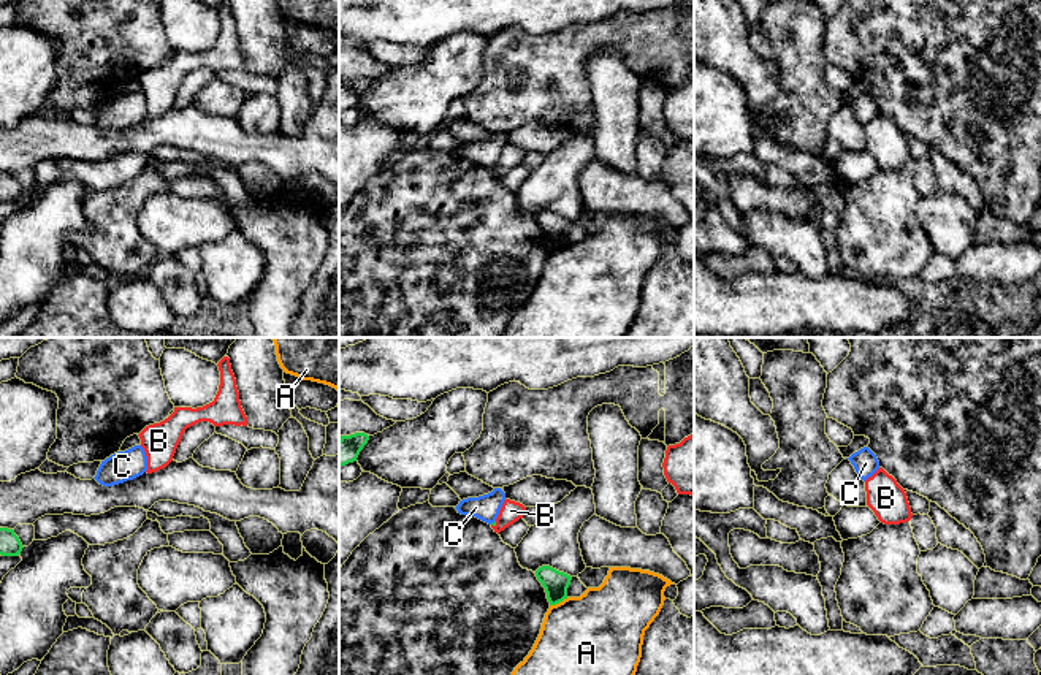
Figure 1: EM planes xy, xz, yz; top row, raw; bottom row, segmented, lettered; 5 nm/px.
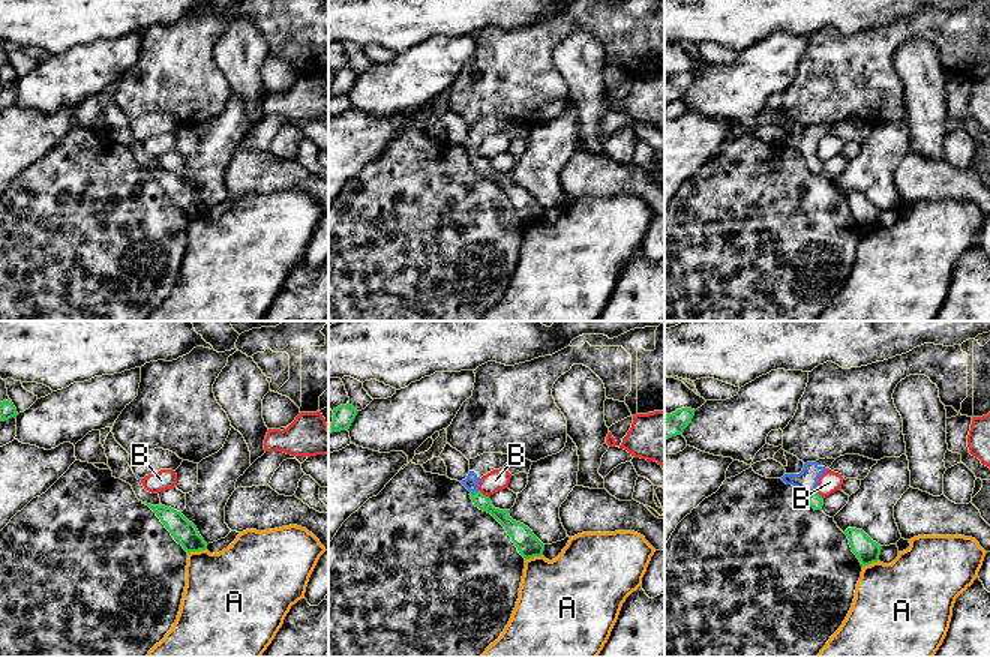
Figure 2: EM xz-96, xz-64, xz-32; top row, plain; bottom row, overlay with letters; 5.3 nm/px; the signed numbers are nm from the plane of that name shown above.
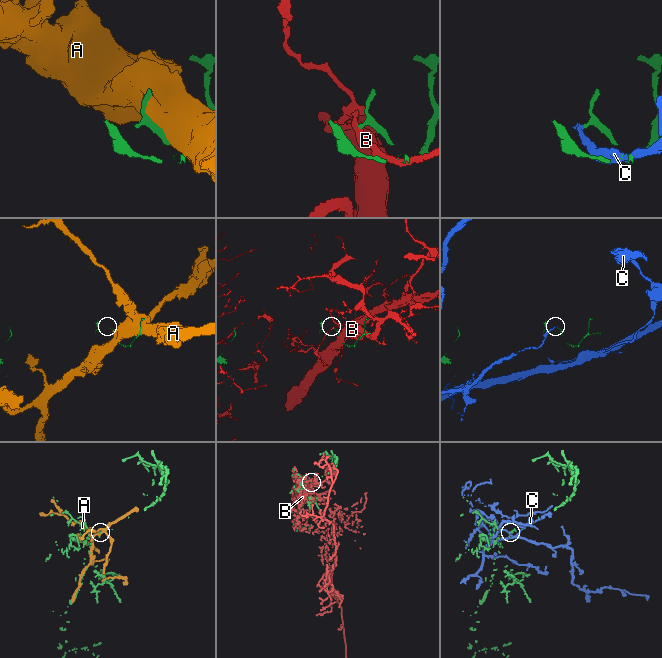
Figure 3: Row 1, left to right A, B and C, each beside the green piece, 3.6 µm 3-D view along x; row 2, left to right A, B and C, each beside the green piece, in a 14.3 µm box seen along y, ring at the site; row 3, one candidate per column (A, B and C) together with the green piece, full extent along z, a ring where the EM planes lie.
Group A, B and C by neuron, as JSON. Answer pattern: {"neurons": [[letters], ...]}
{"neurons": [["A"], ["B"], ["C"]]}

